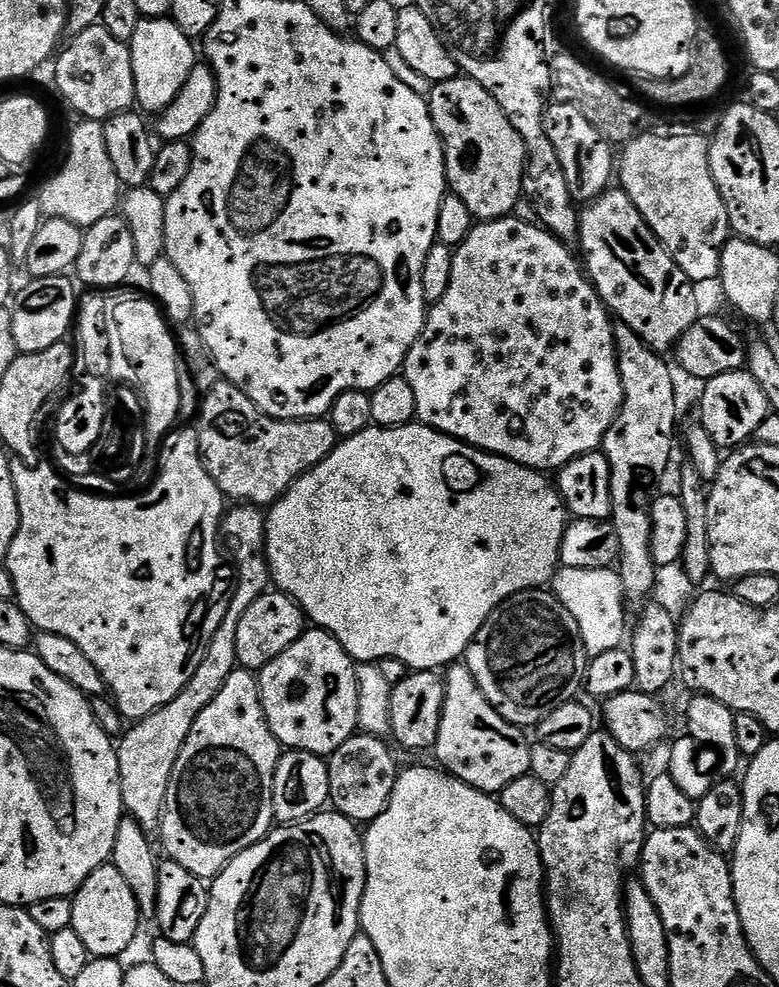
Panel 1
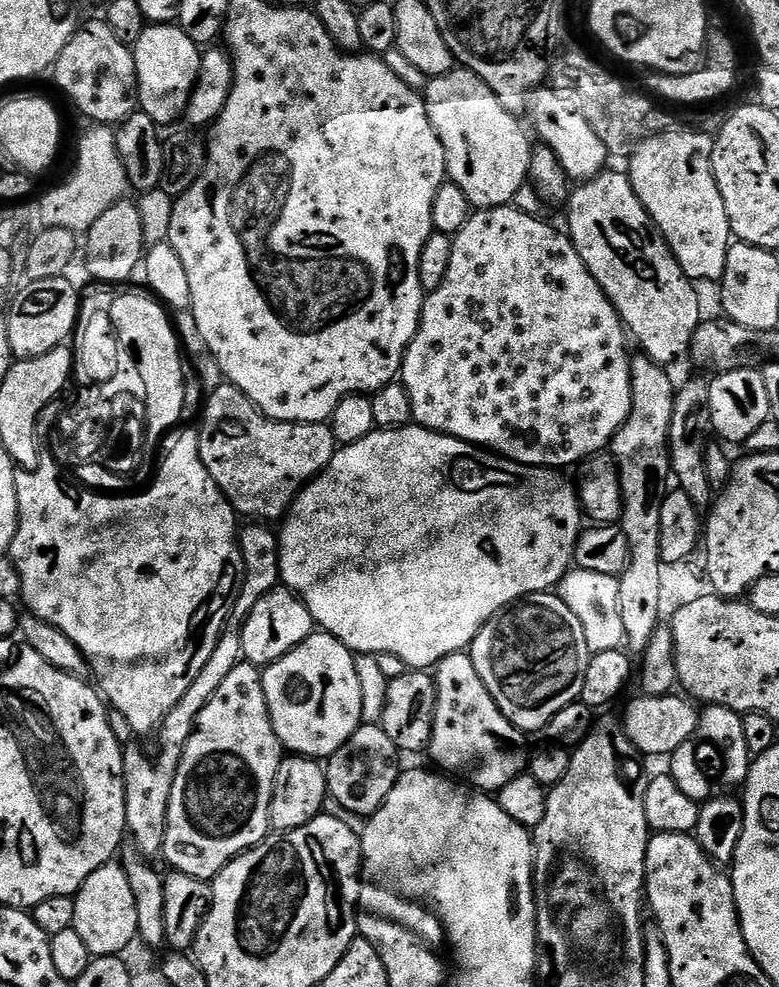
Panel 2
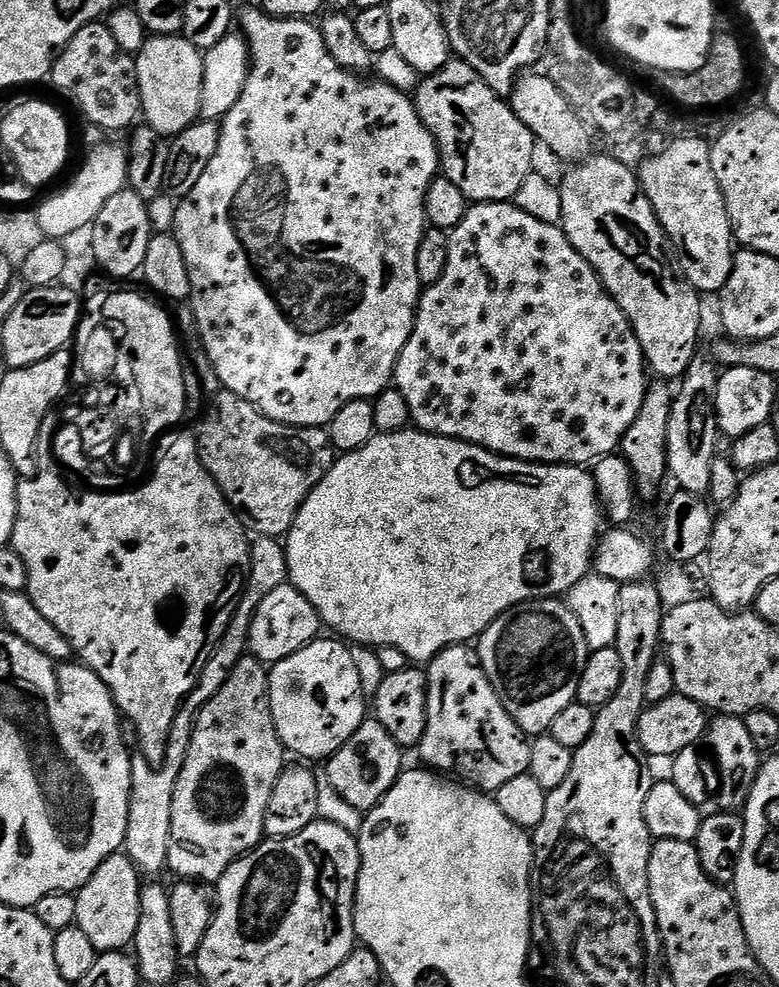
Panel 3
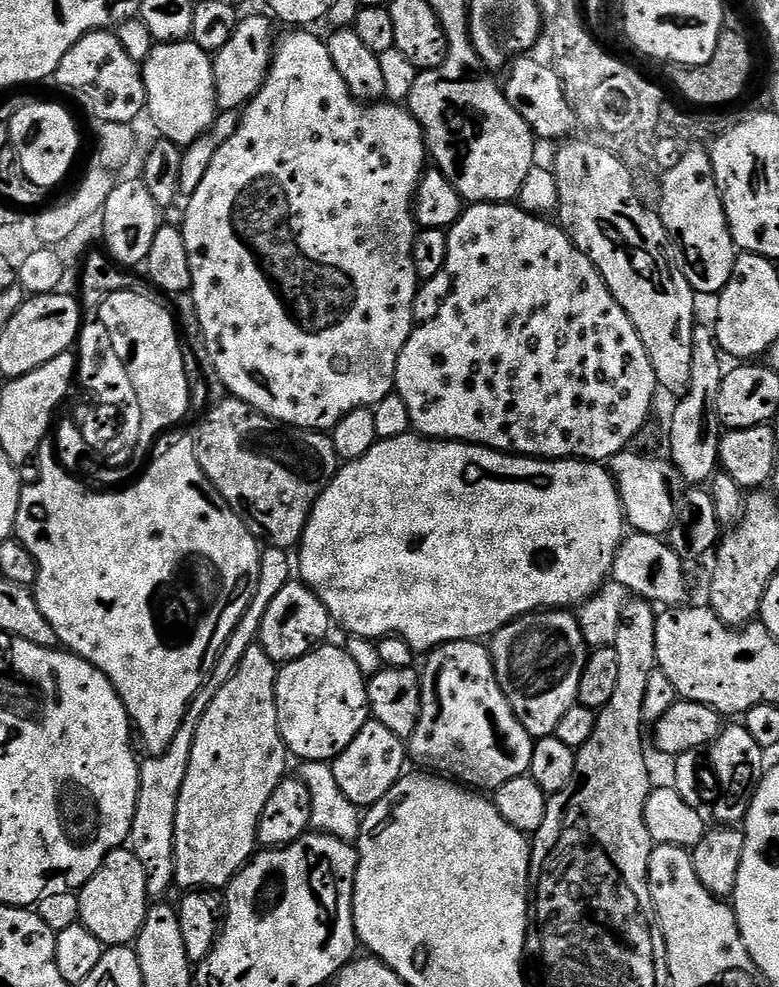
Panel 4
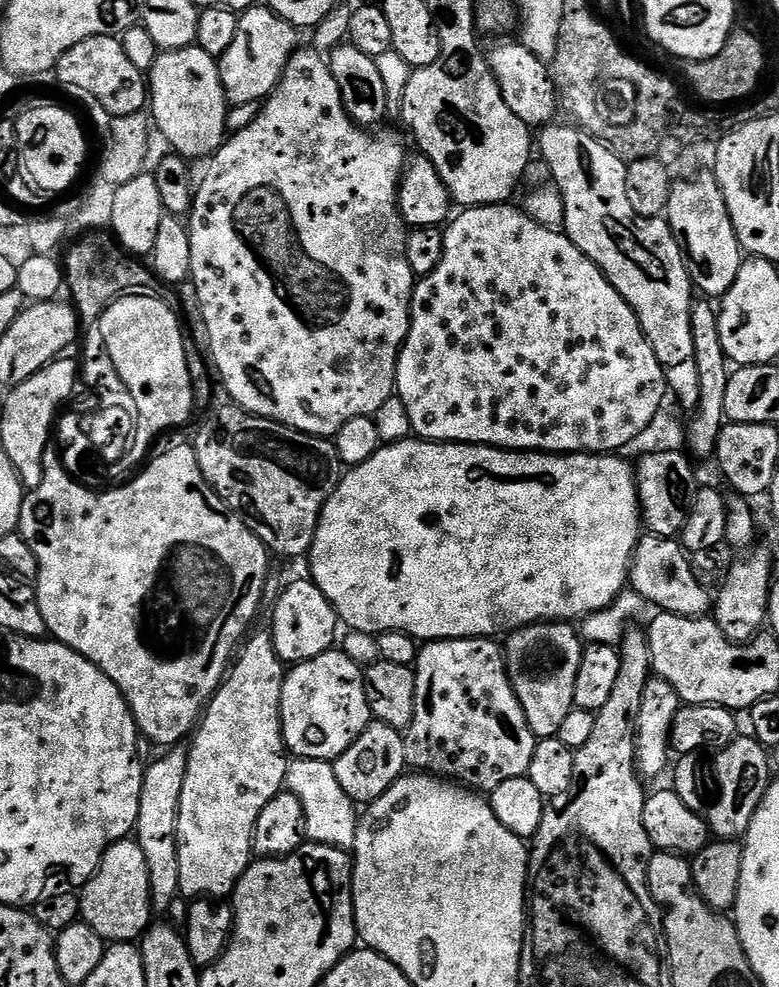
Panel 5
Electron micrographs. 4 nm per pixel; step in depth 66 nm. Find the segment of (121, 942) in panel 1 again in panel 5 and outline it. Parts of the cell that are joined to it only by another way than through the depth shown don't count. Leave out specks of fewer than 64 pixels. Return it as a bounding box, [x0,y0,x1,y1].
[80,838,154,942]

